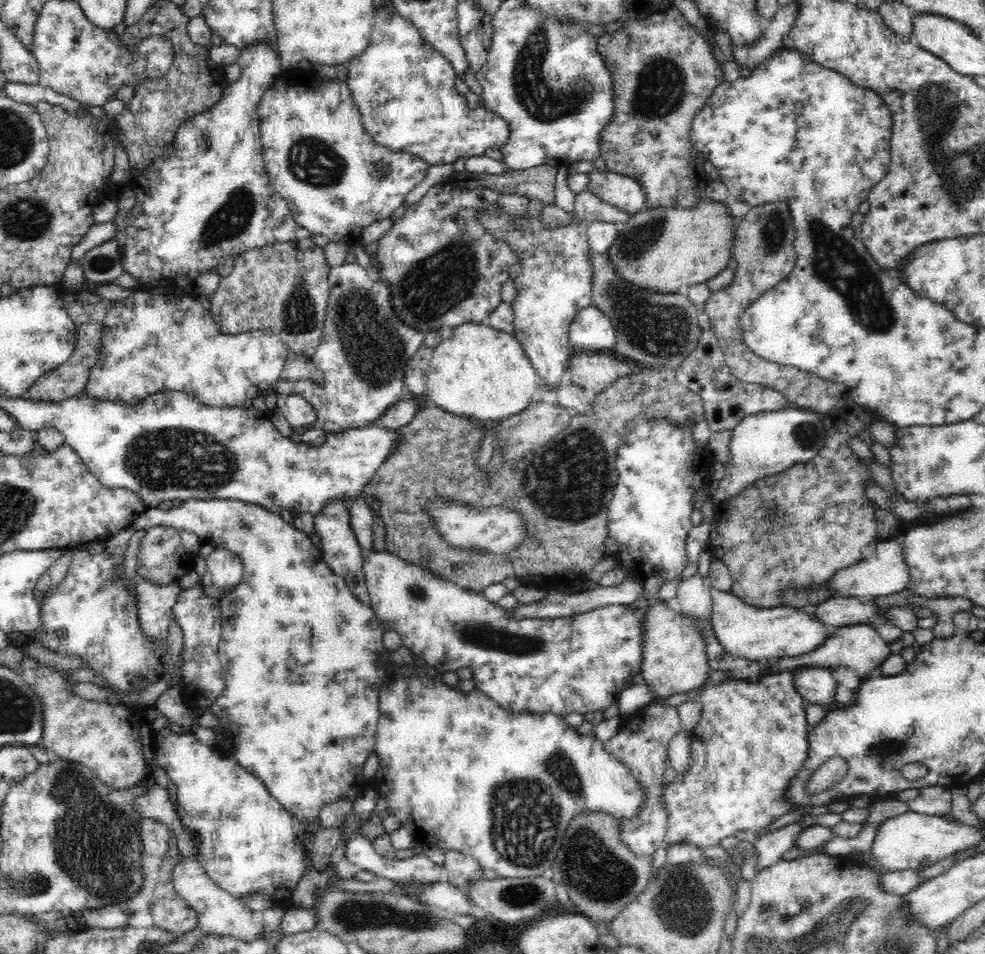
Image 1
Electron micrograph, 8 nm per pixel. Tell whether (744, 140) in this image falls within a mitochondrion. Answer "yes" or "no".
no

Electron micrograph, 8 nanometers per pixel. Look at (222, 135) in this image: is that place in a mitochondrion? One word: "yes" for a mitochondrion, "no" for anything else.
no

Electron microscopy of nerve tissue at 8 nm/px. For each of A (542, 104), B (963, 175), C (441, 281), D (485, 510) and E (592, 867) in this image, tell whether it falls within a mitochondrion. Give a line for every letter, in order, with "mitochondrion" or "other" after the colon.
A: mitochondrion
B: mitochondrion
C: mitochondrion
D: other
E: mitochondrion

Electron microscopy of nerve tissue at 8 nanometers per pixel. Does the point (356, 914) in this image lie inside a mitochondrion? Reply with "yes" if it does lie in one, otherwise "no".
yes

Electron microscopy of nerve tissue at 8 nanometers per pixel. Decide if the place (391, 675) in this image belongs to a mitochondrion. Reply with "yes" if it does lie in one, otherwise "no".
no

